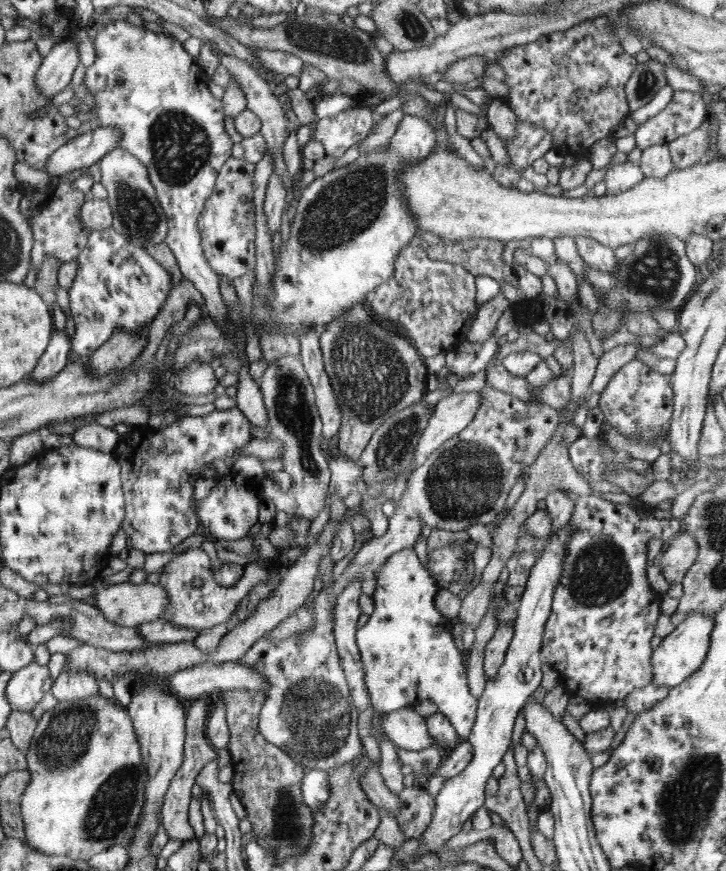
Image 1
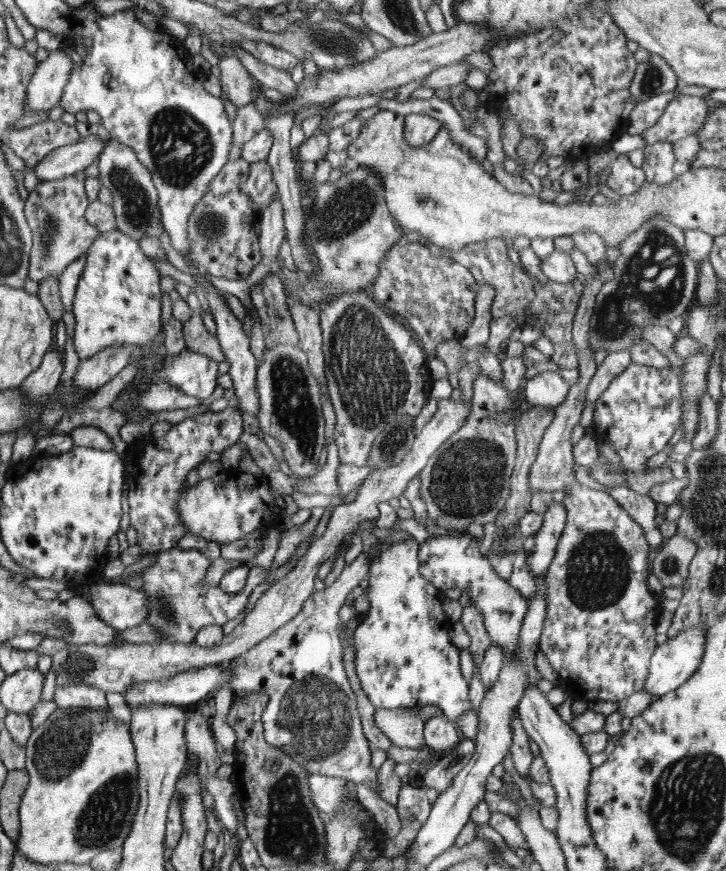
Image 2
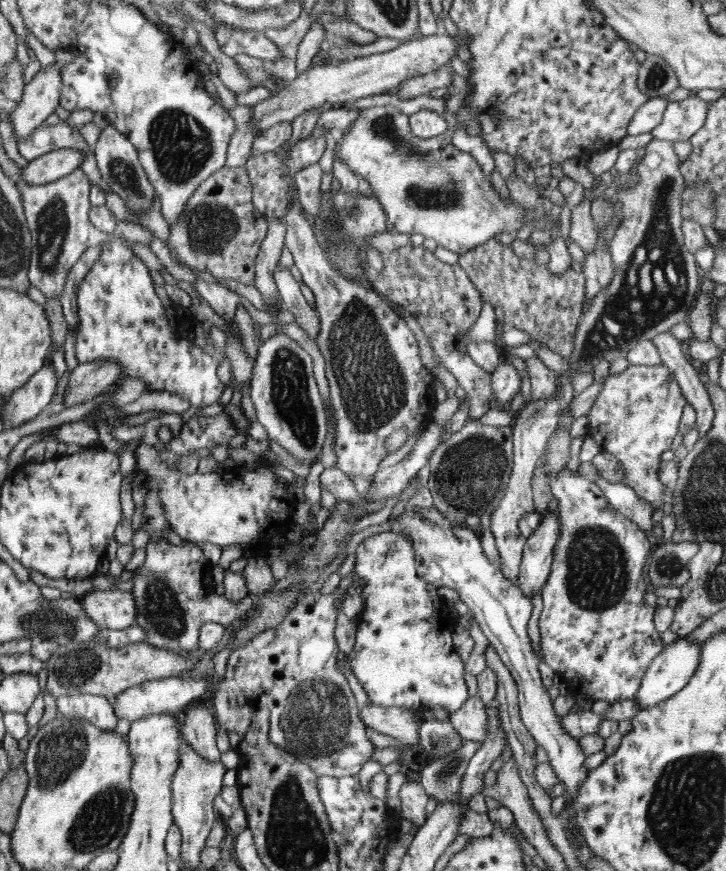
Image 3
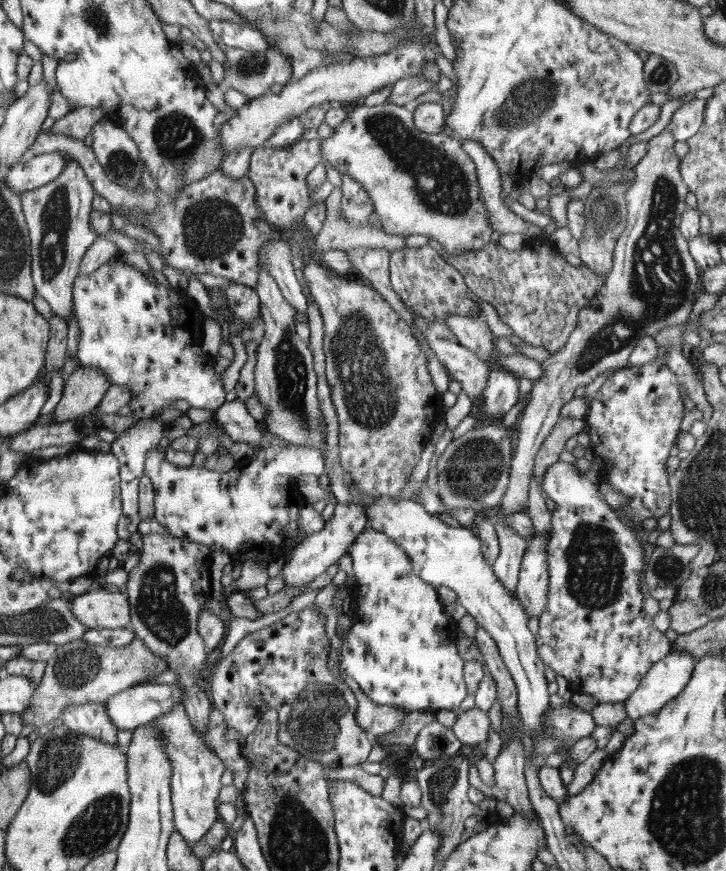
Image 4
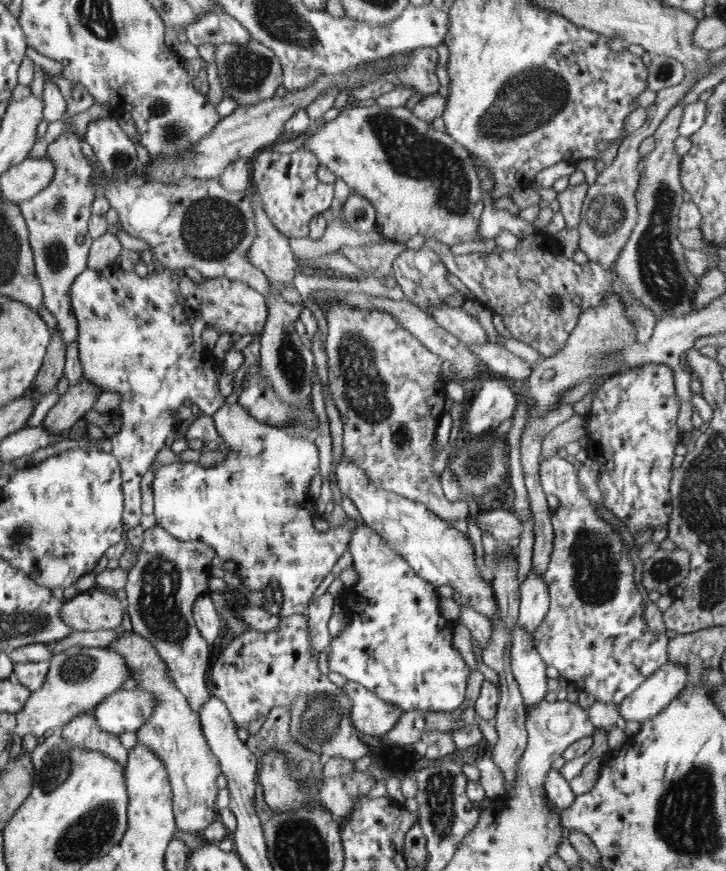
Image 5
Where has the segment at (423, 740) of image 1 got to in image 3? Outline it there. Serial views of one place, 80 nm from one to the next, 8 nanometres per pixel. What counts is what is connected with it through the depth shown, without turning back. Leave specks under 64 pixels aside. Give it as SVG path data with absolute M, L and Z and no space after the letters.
M370 705L360 712L360 720L366 727L373 728L382 734L396 738L403 745L418 744L419 724L416 712L400 707L382 707Z

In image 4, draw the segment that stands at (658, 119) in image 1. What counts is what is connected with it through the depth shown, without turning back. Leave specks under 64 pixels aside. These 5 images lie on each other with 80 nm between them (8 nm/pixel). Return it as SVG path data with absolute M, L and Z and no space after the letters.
M690 100L676 108L665 128L678 142L687 141L701 127L705 115L705 100Z

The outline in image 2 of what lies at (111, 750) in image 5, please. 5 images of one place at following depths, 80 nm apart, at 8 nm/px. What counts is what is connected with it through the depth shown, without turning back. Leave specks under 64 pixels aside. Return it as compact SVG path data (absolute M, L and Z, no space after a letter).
M66 683L56 686L53 701L58 709L88 708L100 714L110 714L106 703L105 692L94 685L86 683Z

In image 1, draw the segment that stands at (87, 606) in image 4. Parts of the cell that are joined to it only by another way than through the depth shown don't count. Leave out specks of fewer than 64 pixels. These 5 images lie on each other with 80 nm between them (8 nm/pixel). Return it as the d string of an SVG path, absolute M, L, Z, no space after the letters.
M131 582L100 588L94 598L106 620L132 628L158 619L169 601L164 587Z

